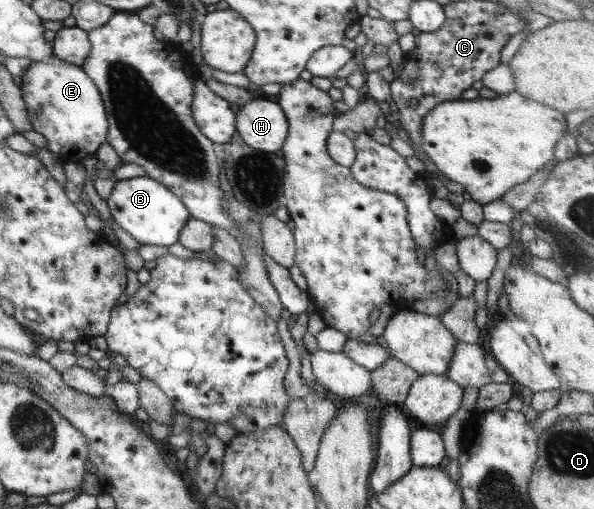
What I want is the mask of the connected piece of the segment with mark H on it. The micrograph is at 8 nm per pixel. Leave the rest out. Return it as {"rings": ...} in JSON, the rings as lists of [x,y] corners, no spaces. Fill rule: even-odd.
{"rings":[[[266,98],[252,99],[240,106],[235,124],[246,145],[266,153],[280,154],[289,132],[280,104]]]}

